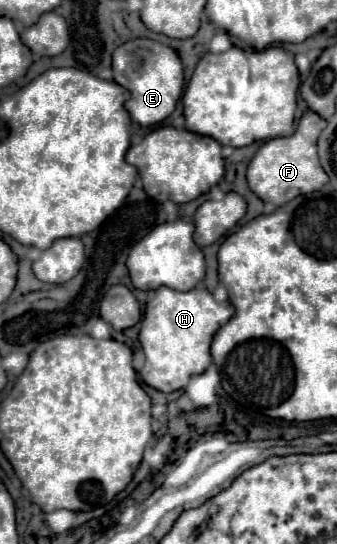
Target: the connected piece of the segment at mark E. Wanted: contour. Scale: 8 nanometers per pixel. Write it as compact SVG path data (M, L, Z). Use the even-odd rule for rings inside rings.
M131 40L121 44L113 52L113 76L115 82L119 82L131 92L131 98L125 108L131 118L141 126L153 126L165 120L175 110L175 104L181 98L185 86L183 64L177 52L153 40Z

